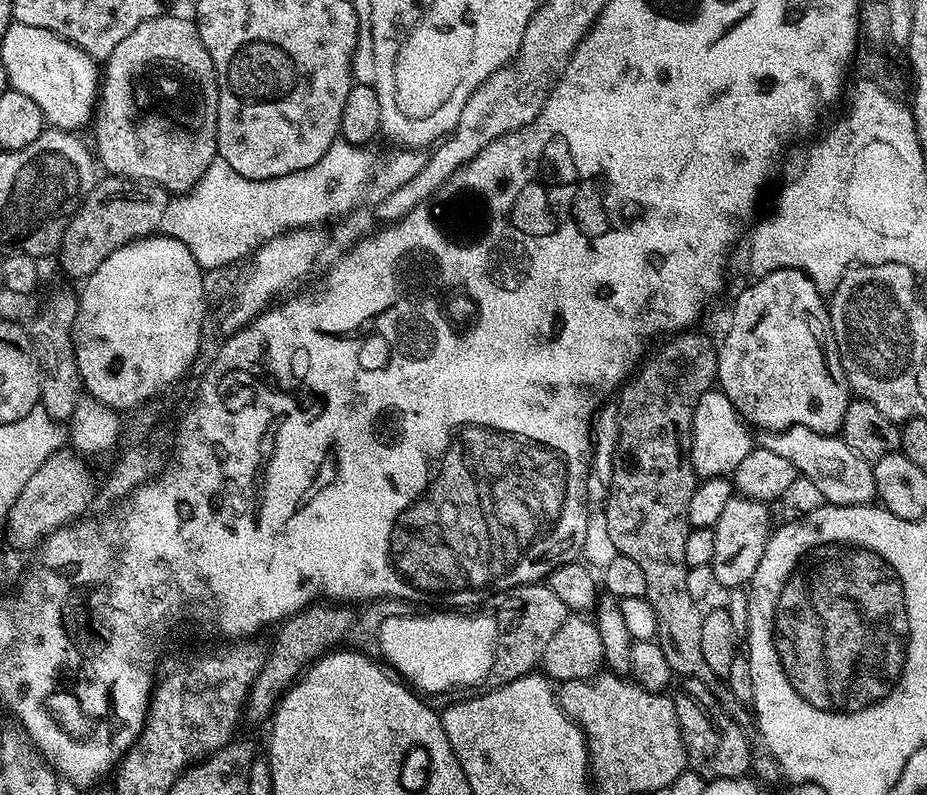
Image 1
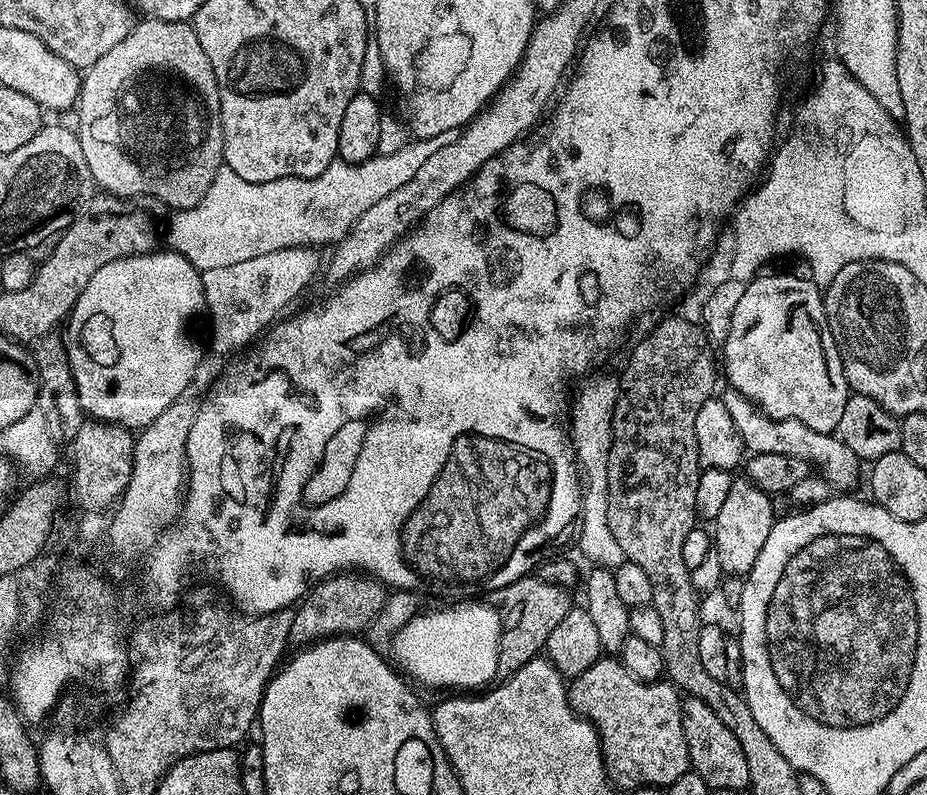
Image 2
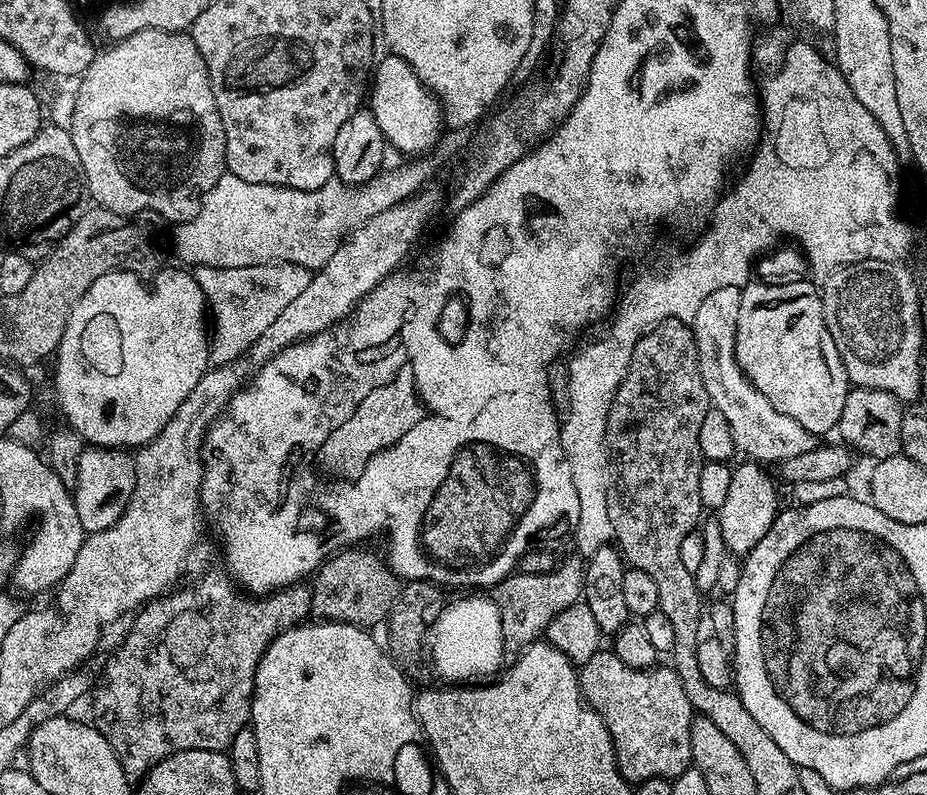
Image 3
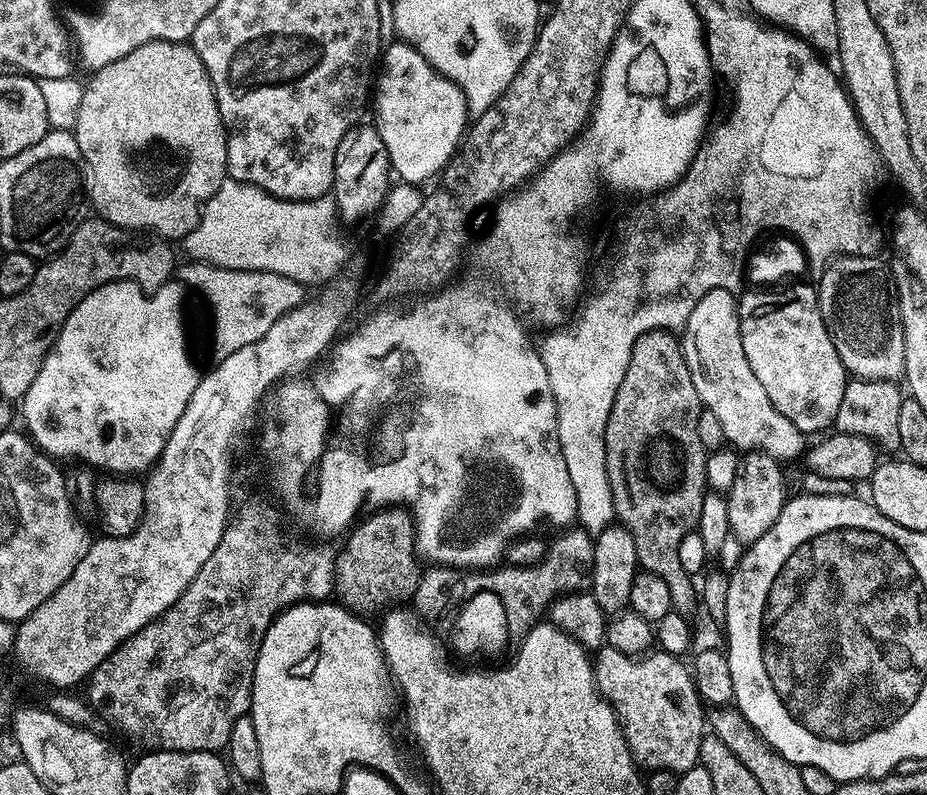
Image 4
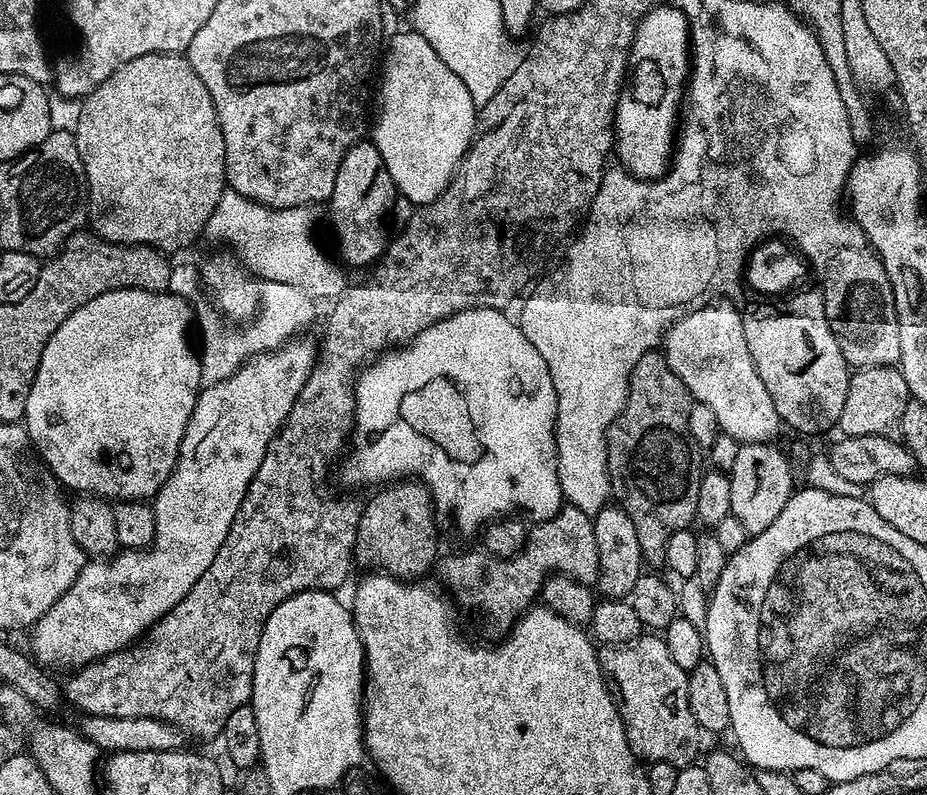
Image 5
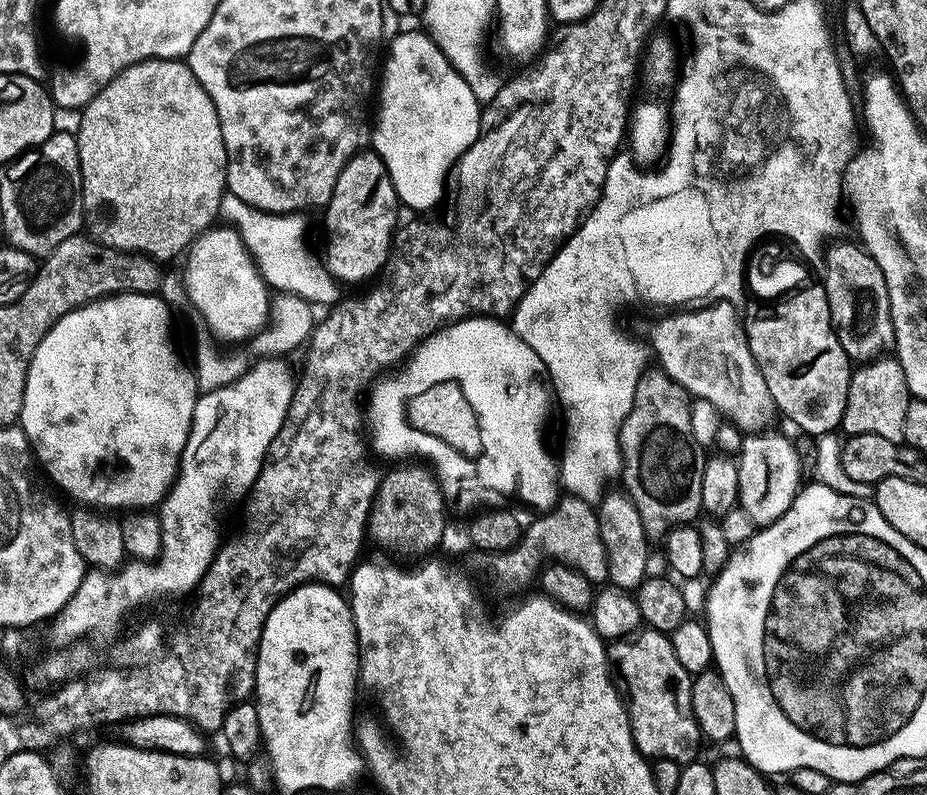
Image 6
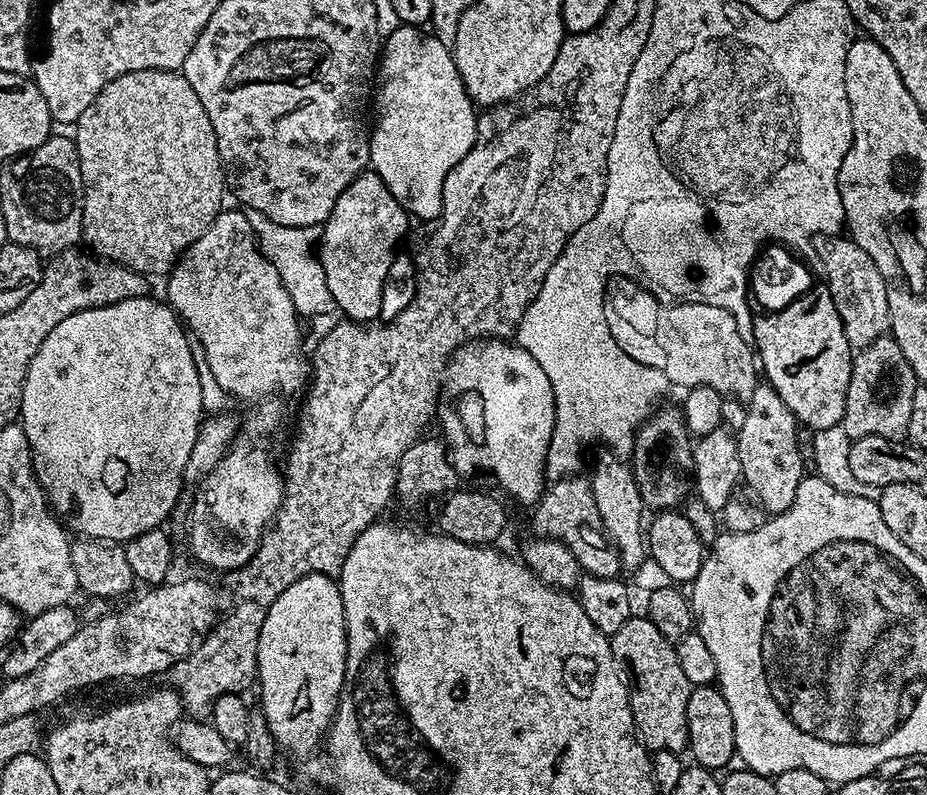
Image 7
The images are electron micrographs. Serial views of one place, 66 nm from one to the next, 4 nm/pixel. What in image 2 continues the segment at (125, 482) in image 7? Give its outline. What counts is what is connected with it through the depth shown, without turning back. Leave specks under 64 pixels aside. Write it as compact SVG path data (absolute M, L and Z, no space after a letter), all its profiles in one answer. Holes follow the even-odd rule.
M160 251L106 262L86 282L86 290L82 290L66 321L66 347L80 405L91 419L109 426L129 430L150 426L162 410L185 395L192 375L200 368L200 348L188 333L188 323L205 307L201 271L182 254Z

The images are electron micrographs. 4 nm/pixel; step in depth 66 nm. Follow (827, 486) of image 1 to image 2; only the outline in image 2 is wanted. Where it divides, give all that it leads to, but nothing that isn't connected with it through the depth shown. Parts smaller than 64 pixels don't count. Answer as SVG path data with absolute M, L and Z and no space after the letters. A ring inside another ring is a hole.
M728 390L722 396L726 410L730 410L730 418L734 418L734 426L738 426L738 434L742 438L745 449L752 454L786 454L799 460L808 461L809 465L820 467L819 475L836 490L852 490L856 479L860 476L862 462L840 440L839 436L818 430L810 430L810 426L802 426L797 420L771 420L761 408L751 404L748 399L735 390Z

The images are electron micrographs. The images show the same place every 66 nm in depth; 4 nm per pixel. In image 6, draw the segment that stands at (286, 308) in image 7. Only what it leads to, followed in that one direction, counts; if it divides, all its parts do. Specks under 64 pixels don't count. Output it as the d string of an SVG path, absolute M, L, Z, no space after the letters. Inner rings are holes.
M213 226L203 232L199 238L192 241L192 247L187 249L188 261L182 267L182 292L190 303L196 307L196 312L208 323L207 331L217 341L246 340L251 341L257 333L265 330L270 320L270 289L256 267L248 247L240 237L240 233L232 226Z

